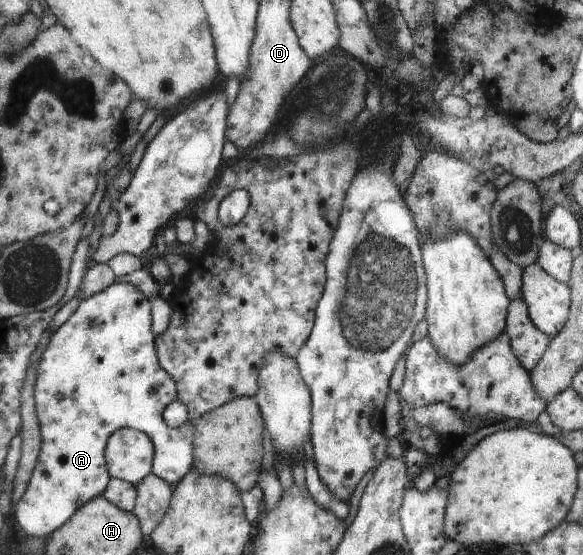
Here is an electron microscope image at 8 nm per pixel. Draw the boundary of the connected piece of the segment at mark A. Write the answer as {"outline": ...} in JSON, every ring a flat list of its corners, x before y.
{"outline":[[127,282,115,283,115,285,109,287,106,291,82,301,80,308,54,333,49,348,47,348,44,353,43,363,38,367,38,371,38,385,36,386,35,400,44,436,44,443,37,470,34,472,34,477,28,486,23,500,18,503,18,509,16,512,18,522,28,534,49,539,55,531,58,531,67,525,67,523,73,518,73,515,76,515,81,507,85,507,85,505,91,503,93,499,101,499,101,497,105,497,113,479,112,473,108,467,108,443,117,431,126,427,146,432,147,435,153,439,153,442,156,445,154,473,155,475,159,475,161,479,165,479,165,481,173,487,184,482,185,477,187,477,187,475,189,475,189,473,191,473,196,467,197,421,187,421,187,423,181,425,181,427,171,427,171,425,165,421,165,411,167,411,167,407,169,407,173,401,180,399,180,384,177,383,177,379,175,379,175,377,165,369,164,365,161,364,160,351,157,346,157,335,155,335,155,331,153,331,153,307,151,307,151,299,149,299,139,287]]}

